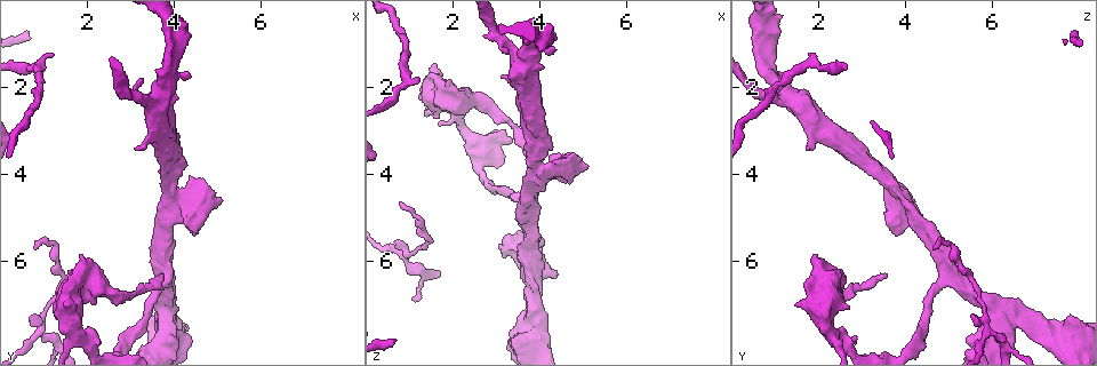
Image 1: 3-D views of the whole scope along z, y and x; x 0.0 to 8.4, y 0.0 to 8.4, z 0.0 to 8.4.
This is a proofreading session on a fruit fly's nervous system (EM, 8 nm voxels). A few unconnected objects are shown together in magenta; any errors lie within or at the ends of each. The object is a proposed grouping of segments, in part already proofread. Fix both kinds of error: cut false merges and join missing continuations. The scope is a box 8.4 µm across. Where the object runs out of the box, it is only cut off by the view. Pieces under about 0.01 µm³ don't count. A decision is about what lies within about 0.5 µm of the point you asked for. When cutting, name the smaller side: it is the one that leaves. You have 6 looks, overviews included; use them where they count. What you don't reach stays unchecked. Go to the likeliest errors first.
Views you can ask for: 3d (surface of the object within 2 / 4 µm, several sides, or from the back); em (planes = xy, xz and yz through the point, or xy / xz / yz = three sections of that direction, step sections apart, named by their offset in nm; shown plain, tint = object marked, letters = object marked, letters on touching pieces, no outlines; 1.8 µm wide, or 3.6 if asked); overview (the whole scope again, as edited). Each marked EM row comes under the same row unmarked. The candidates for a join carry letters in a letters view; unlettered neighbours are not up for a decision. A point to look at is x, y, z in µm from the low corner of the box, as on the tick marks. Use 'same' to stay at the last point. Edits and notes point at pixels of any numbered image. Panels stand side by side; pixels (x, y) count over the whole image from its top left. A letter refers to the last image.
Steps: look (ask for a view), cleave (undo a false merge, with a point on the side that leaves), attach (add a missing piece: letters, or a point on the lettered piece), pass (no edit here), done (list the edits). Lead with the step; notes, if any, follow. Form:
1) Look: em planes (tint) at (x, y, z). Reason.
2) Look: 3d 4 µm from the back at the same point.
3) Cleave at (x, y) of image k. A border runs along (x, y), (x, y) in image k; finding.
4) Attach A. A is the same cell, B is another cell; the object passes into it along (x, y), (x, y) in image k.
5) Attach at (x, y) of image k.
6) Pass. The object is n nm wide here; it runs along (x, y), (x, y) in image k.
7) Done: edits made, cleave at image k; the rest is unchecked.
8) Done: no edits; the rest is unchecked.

Look: 3d 4 µm at (3.80, 7.30, 6.30). Four arms meet.

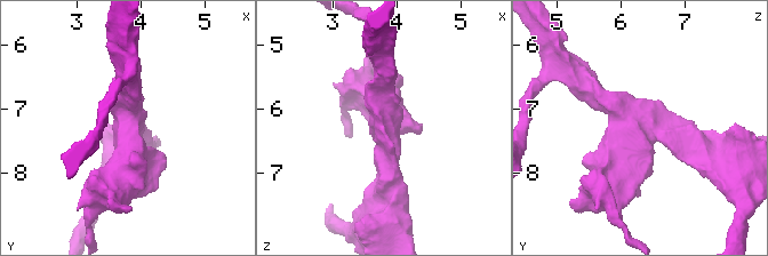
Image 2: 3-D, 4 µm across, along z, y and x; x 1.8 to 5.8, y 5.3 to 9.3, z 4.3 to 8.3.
Look: em planes (letters) at (3.80, 7.25, 6.25). 4 arms meet here.

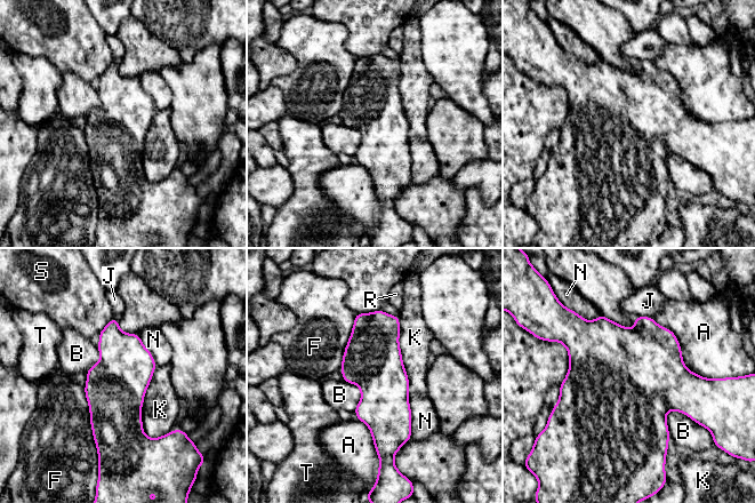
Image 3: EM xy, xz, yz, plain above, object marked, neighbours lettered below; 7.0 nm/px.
Pass. The longest contact is with A, 600 nm; A, B, F, J, K, N, R, S and T are other cells; all the same cell.

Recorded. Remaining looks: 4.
Look: 3d 2 µm at (0.85, 5.70, 4.65). End of a long branch.

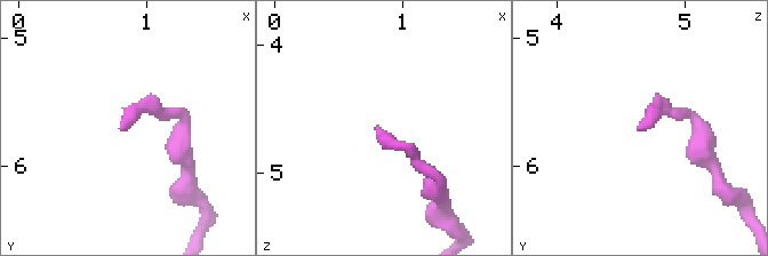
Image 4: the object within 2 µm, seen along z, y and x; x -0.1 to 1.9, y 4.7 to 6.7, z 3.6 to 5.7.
Look: em yz step 4 (tint) at (0.78, 5.68, 4.64).

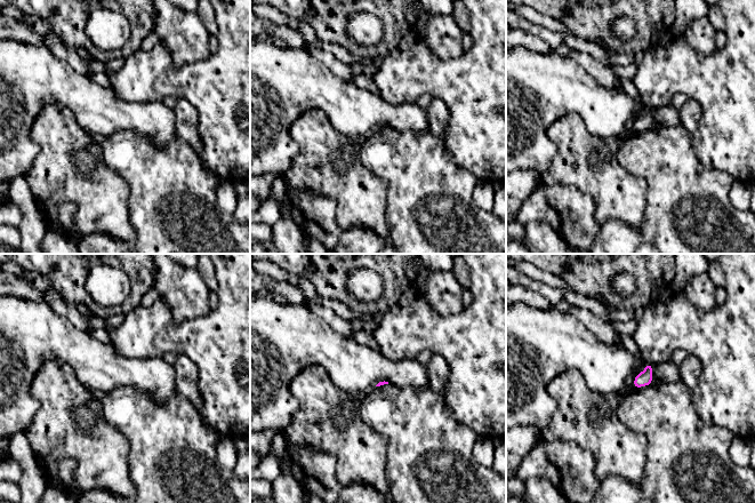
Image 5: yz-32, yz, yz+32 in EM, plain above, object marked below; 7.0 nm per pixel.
Look: em planes (letters) at the same point.

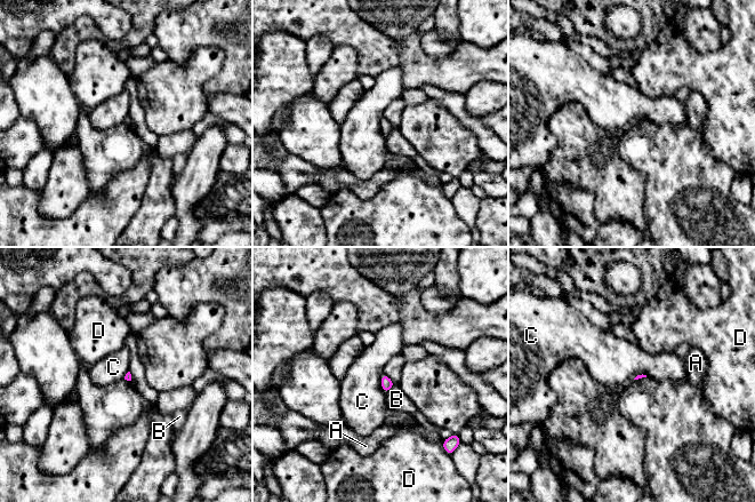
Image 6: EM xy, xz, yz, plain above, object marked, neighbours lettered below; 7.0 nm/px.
Pass. The longest contact is with C, 150 nm; A, B, C and D are other cells; no lettered piece goes on from it.

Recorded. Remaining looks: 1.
Look: em planes (letters) at (4.05, 4.75, 4.10). Four or more arms meet.

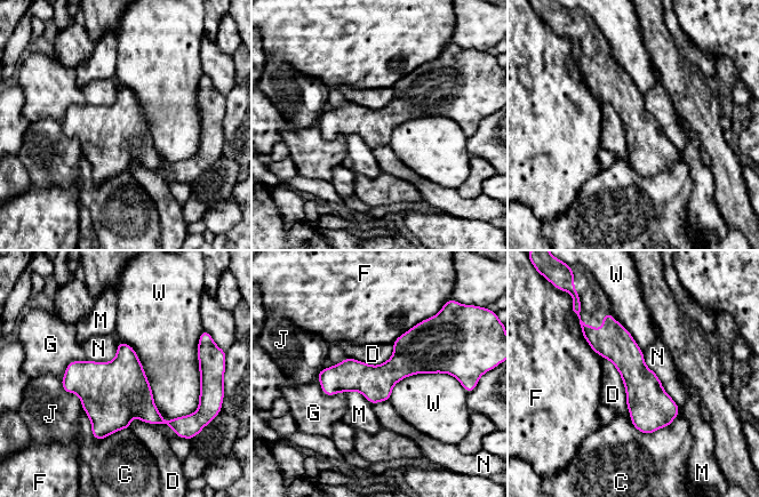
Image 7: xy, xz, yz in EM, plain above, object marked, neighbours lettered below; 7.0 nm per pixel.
Pass. C, D, F, G, J, M, N and W are other cells; a border runs along (600, 355), (621, 377), (631, 421) in image 7; one cell here.

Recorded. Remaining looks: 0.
Done: no edits; the rest is unchecked.

